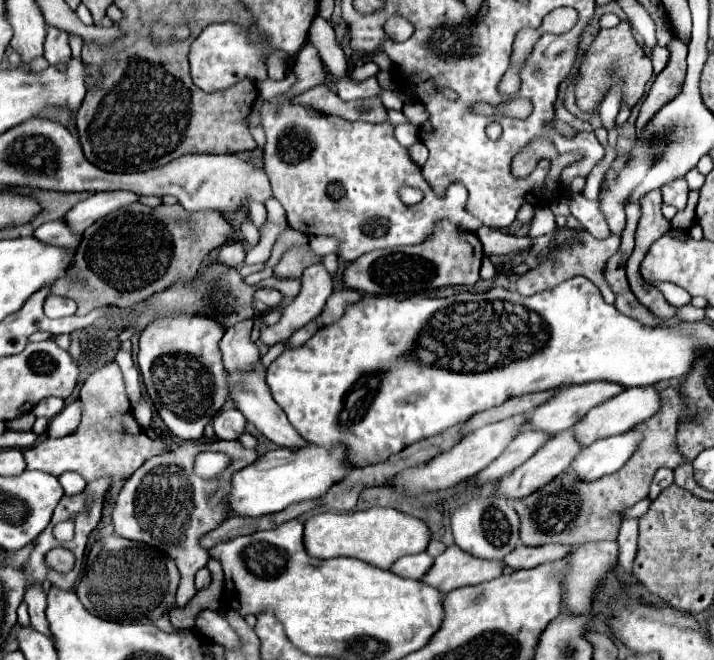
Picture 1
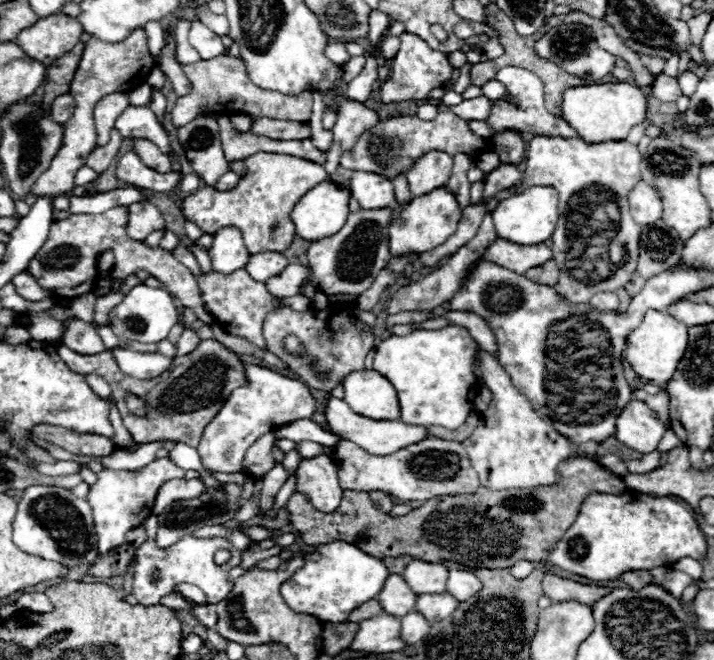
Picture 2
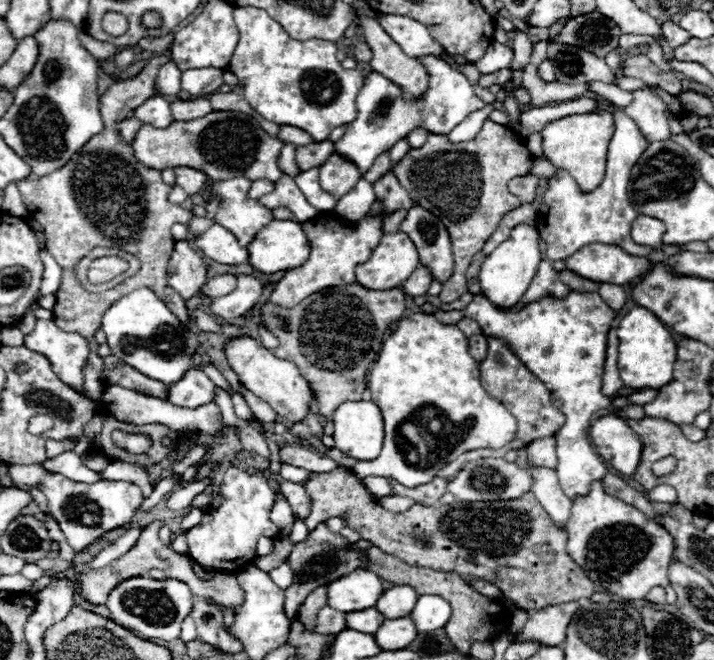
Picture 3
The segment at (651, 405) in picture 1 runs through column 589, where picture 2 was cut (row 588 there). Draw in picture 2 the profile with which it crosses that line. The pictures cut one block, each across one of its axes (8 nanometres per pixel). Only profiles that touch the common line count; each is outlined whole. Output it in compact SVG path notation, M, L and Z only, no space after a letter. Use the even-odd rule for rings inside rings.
M412 560L402 576L416 594L434 594L446 590L448 568L438 562Z

